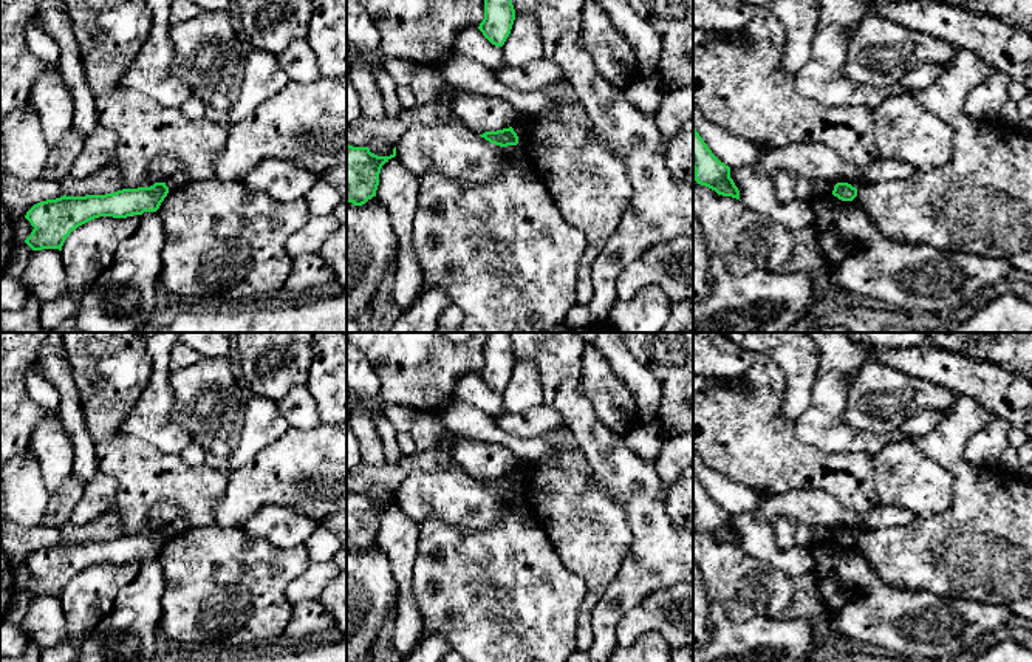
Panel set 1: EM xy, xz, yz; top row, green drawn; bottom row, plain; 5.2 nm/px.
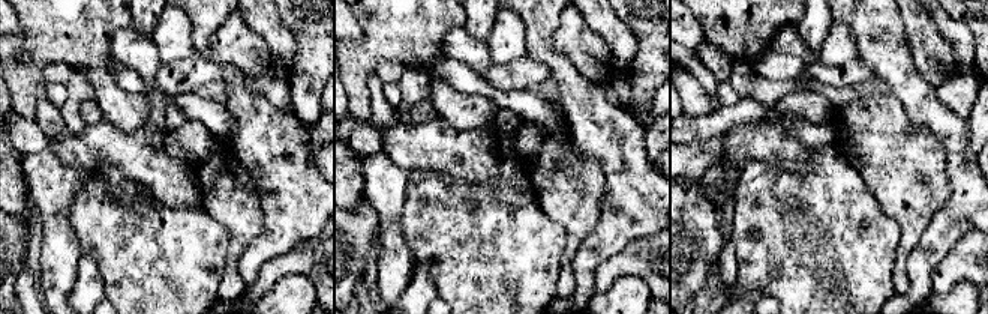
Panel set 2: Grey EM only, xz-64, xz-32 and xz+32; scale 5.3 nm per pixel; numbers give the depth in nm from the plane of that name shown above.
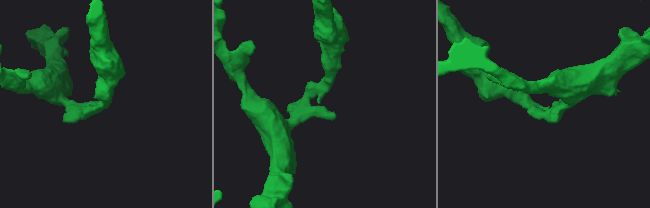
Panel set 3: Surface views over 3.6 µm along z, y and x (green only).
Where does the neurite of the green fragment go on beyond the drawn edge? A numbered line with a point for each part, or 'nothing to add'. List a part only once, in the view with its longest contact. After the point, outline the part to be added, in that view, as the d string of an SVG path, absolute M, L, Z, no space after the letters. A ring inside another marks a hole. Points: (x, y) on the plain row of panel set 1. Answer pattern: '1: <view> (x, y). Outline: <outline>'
nothing to add

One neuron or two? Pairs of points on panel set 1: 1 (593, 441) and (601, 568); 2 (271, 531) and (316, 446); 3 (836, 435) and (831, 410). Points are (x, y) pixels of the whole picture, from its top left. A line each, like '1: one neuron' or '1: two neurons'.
1: two neurons
2: two neurons
3: one neuron

